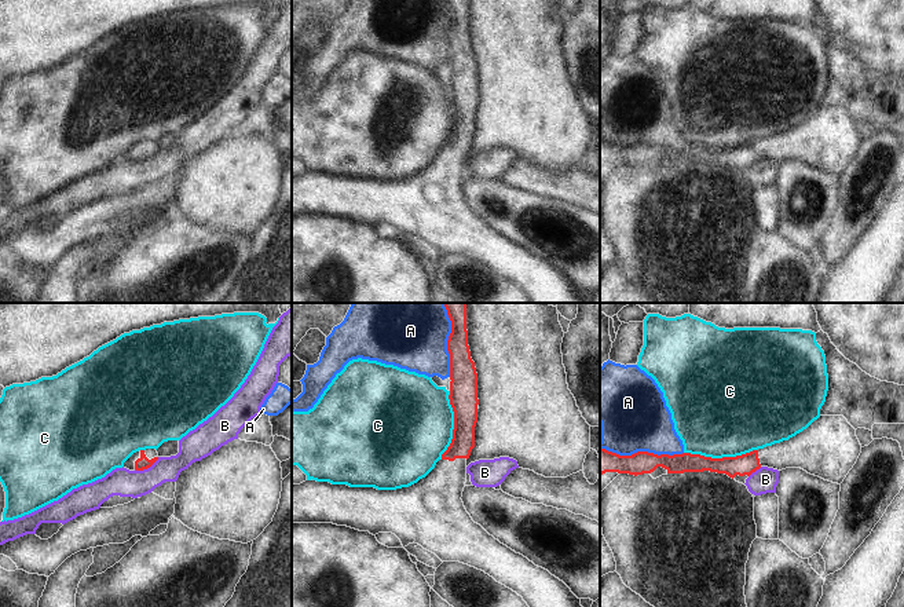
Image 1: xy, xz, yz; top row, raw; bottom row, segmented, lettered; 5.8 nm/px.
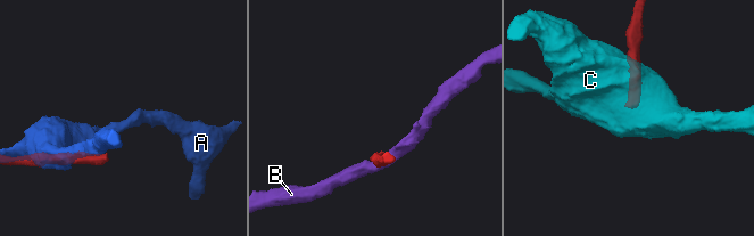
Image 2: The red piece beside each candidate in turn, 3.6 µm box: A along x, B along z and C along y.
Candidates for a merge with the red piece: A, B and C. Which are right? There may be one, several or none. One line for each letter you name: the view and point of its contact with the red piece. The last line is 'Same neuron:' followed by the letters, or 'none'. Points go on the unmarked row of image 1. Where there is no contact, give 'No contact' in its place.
Same neuron: none.

